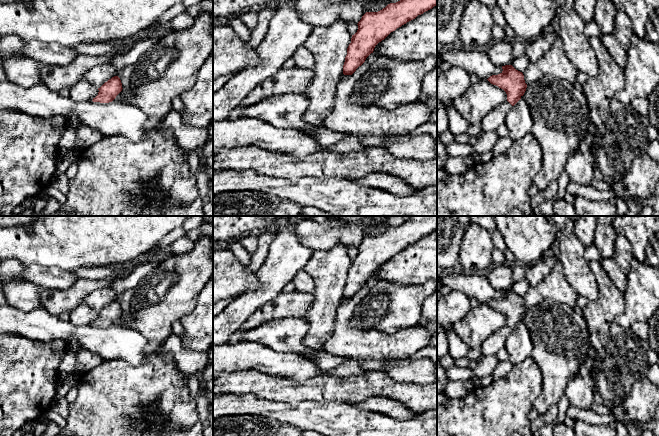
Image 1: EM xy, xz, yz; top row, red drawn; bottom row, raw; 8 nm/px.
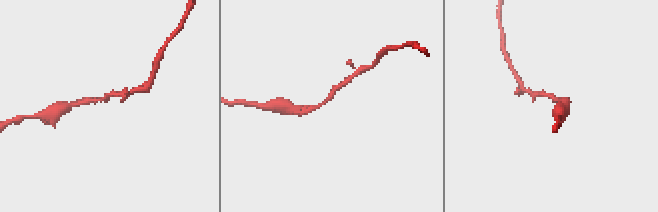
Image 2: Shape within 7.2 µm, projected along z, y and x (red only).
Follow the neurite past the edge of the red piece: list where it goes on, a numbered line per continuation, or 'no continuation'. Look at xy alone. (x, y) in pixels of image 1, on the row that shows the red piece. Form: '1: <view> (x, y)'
no continuation

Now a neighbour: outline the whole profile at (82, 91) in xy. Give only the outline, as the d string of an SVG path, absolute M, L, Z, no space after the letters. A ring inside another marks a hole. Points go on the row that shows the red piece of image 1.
M82 79L69 88L69 97L75 102L90 102L98 95L98 88Z

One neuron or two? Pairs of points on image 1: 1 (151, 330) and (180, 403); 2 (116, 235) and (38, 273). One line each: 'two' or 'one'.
1: two
2: two

